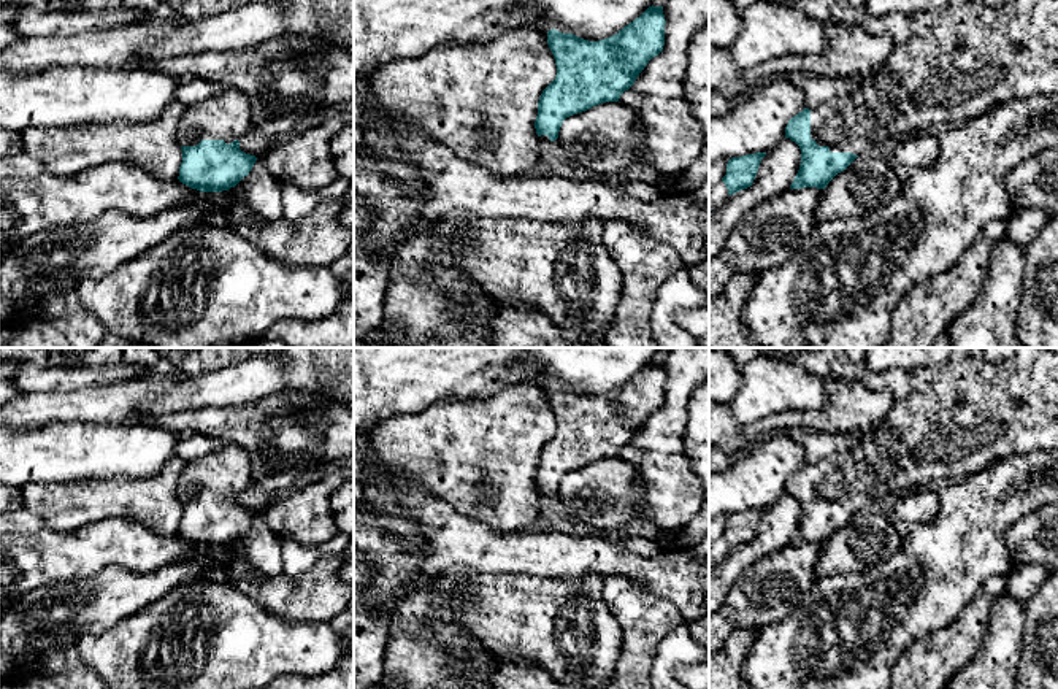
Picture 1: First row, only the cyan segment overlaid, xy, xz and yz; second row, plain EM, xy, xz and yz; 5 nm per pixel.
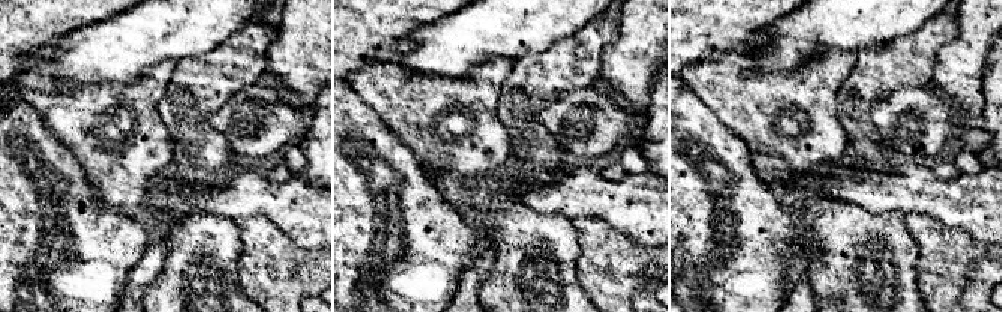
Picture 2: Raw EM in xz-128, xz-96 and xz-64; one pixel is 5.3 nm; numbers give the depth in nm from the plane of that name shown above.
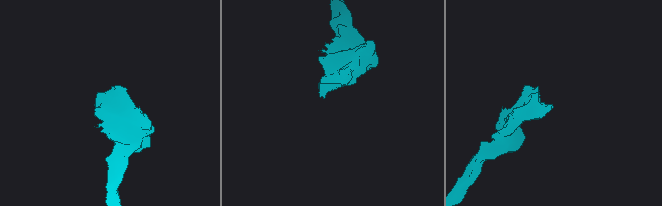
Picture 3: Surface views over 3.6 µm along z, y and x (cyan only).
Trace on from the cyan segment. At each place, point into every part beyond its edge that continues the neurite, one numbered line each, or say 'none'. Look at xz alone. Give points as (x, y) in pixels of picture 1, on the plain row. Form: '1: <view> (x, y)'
1: xz (551, 504)

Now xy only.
1: xy (227, 470)

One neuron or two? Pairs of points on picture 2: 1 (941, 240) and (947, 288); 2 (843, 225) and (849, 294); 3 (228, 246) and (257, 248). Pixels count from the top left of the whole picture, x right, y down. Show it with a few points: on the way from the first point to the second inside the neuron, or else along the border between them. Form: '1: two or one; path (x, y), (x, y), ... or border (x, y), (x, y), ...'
1: one; path (942, 252), (944, 276)
2: one; path (845, 242), (849, 249), (849, 278)
3: two; border (236, 221), (242, 246), (239, 281)

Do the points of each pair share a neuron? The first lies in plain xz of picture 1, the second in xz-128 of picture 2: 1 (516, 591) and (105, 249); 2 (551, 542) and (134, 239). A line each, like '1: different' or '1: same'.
1: different
2: different

